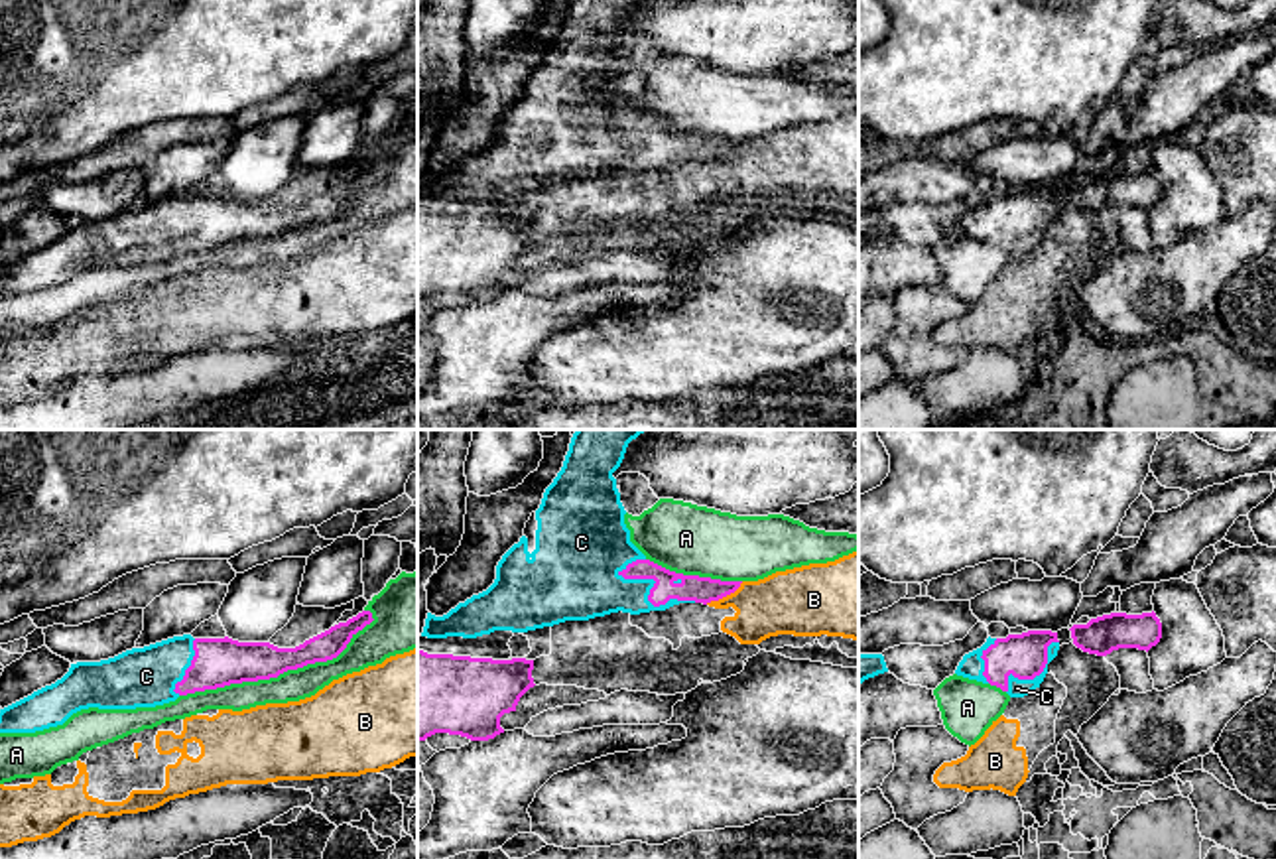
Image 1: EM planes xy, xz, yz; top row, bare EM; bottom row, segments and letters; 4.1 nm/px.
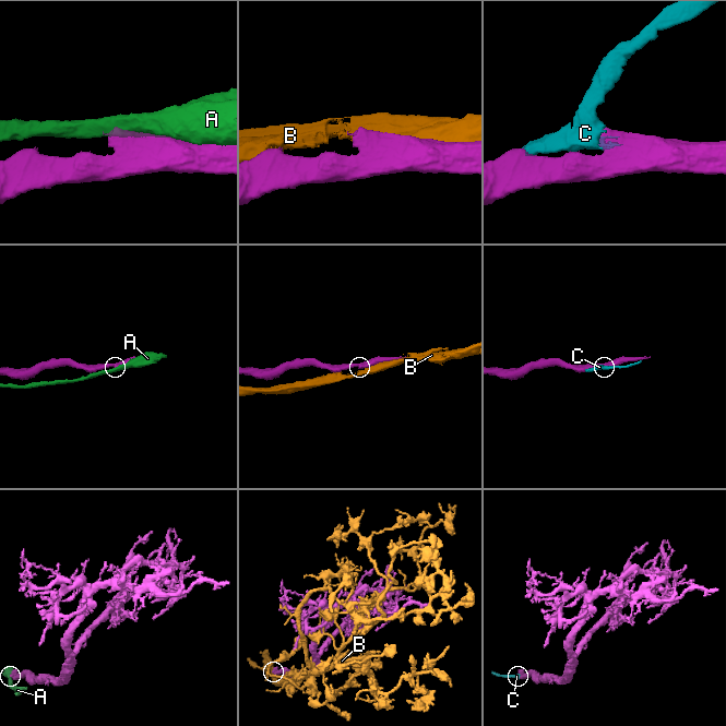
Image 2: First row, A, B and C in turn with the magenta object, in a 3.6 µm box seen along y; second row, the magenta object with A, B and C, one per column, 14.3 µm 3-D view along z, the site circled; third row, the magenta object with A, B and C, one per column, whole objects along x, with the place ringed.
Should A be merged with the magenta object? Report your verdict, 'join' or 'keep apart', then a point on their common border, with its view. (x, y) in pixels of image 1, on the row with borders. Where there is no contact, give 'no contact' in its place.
keep apart; meets magenta in xy at (280, 672)

